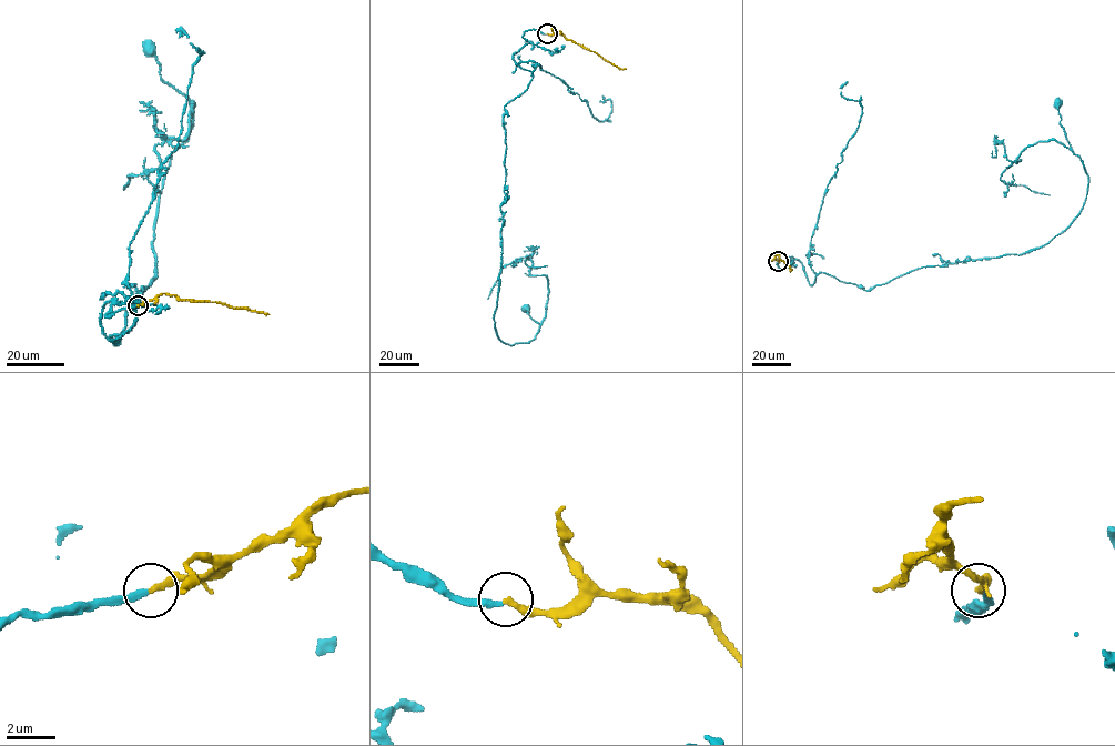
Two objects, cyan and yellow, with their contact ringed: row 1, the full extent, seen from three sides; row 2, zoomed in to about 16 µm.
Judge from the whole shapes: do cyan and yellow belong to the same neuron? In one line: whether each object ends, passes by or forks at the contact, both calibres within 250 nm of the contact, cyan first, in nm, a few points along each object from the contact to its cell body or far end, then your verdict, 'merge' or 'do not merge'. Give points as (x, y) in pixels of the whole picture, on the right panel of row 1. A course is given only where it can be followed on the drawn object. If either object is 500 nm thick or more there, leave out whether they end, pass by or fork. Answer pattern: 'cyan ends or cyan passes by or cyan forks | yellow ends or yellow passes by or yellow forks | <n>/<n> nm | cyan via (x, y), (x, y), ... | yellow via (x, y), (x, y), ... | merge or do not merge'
cyan ends | yellow ends | 260/280 nm | cyan via (778, 261), (801, 263), (810, 284), (824, 273), (870, 290), (1047, 244), (1088, 181), (1058, 103) | yellow via (778, 261), (774, 256), (778, 254), (790, 271) | do not merge

